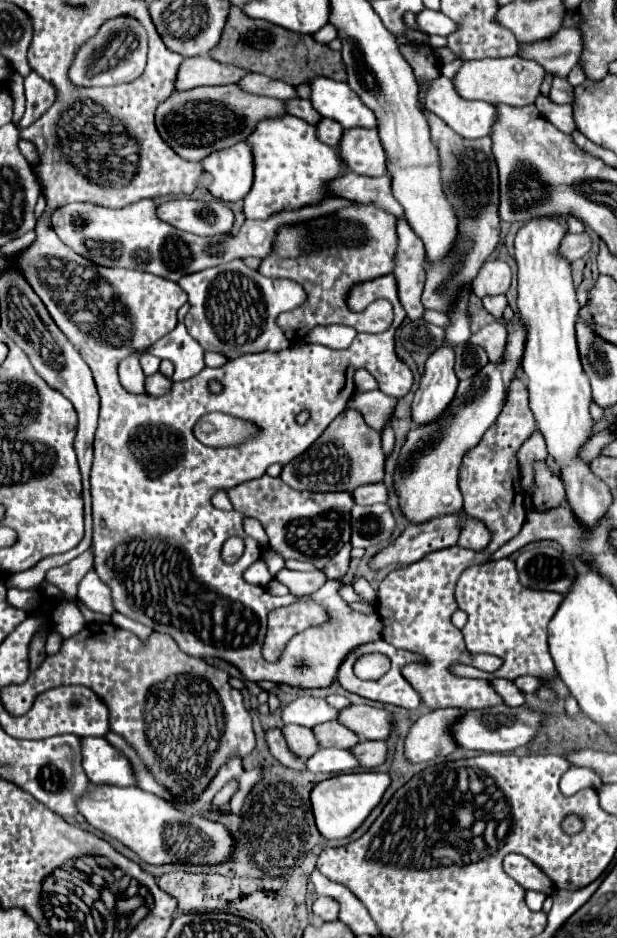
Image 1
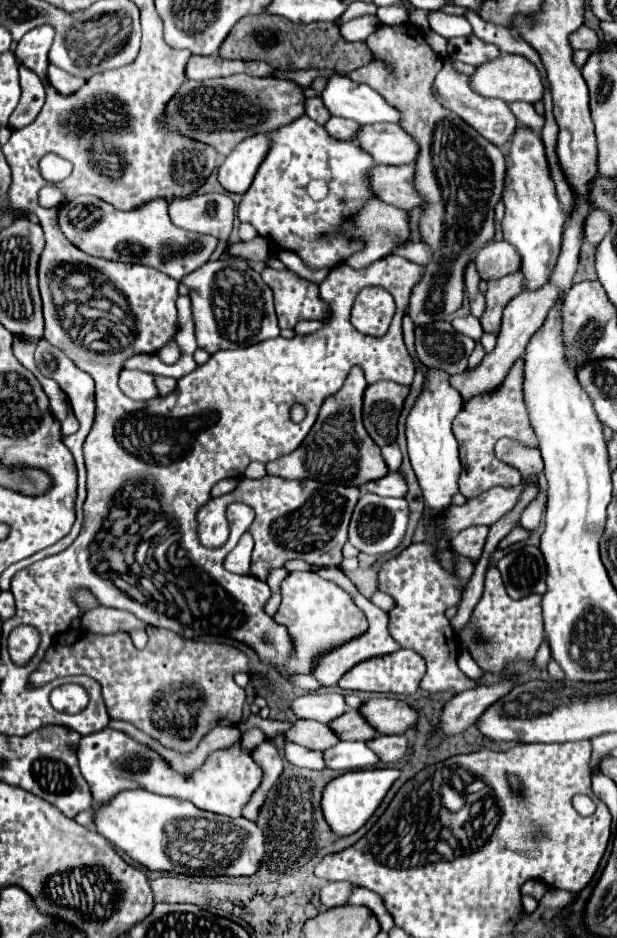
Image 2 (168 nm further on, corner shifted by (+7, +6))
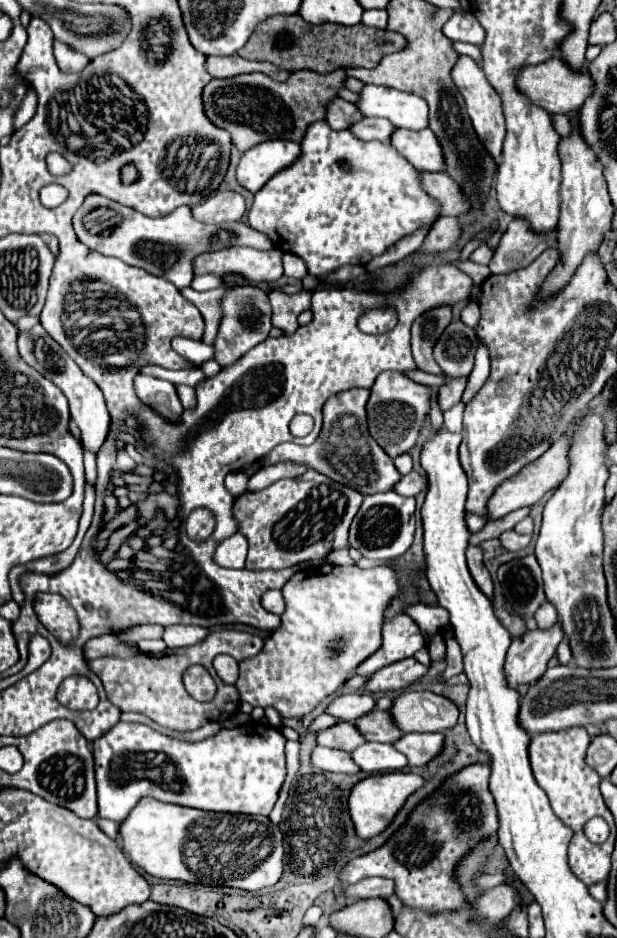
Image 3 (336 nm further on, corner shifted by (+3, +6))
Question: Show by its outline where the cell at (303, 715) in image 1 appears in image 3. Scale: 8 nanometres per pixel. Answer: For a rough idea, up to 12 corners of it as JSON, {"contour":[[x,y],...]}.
{"contour":[[343,694],[327,712],[345,722],[369,714],[371,694]]}

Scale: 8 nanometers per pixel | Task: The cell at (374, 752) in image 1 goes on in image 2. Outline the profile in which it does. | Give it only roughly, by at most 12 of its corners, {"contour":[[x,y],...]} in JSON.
{"contour":[[377,736],[367,746],[381,762],[407,754],[405,736]]}

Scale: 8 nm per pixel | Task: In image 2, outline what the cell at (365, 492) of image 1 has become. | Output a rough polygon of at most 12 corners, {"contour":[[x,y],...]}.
{"contour":[[399,472],[367,482],[363,488],[379,496],[401,498],[407,484]]}

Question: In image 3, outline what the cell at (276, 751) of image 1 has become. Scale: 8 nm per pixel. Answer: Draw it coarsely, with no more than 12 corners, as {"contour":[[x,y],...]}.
{"contour":[[317,746],[313,764],[327,772],[357,774],[351,754]]}

